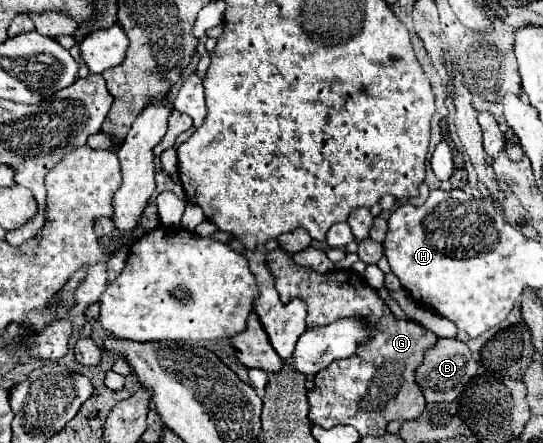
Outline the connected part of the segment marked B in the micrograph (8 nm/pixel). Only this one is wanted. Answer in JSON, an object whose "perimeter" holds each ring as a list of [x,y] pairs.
{"perimeter":[[[439,339],[435,347],[425,353],[423,365],[417,369],[417,383],[423,389],[427,403],[449,403],[465,391],[465,383],[473,379],[473,375],[481,373],[483,365],[473,357],[469,347],[459,339]]]}

